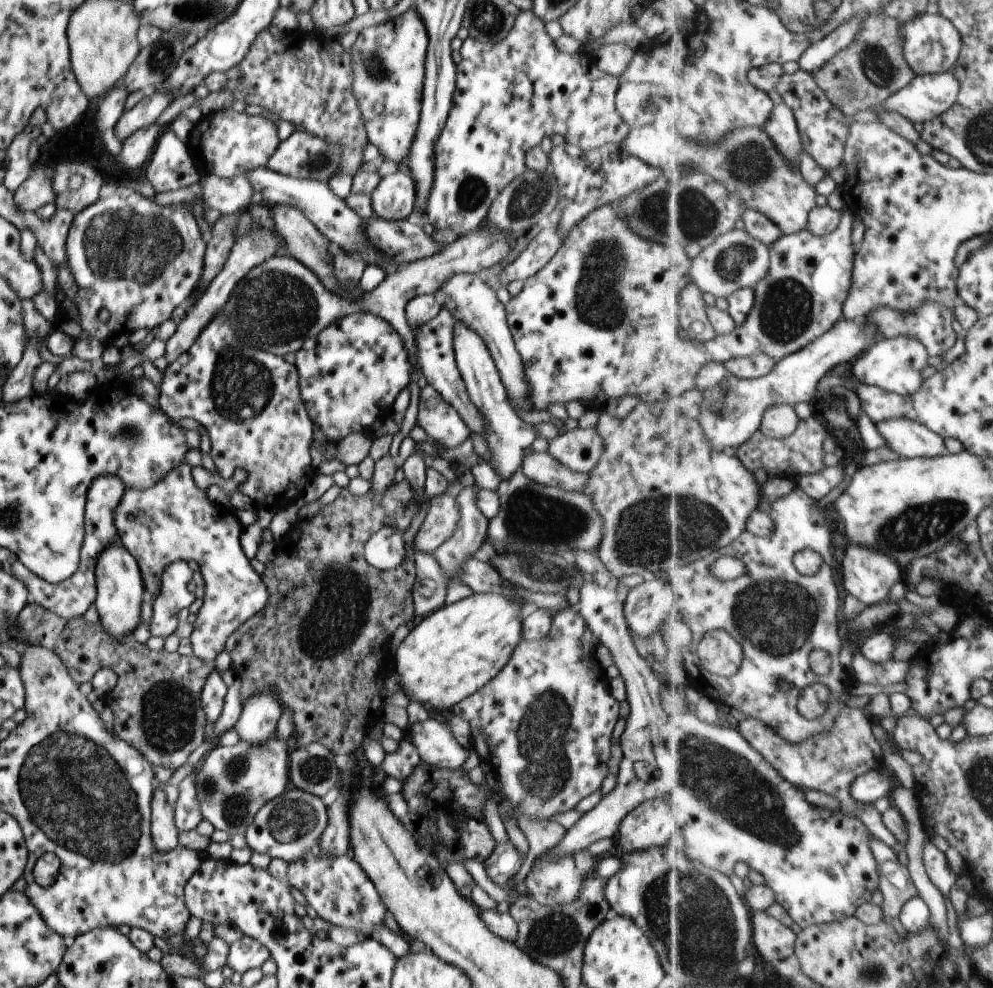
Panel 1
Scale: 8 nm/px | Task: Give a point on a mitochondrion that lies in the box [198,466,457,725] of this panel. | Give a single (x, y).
(339, 613)

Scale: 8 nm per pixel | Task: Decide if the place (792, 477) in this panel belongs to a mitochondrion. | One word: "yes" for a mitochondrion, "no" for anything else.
no

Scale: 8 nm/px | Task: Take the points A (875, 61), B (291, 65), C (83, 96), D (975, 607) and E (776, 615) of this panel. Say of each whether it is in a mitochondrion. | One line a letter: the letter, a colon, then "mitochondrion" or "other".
A: mitochondrion
B: other
C: other
D: other
E: mitochondrion

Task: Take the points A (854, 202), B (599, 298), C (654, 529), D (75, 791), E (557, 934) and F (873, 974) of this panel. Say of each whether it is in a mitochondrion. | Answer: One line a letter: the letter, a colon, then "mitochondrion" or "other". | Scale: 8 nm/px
A: other
B: mitochondrion
C: mitochondrion
D: mitochondrion
E: mitochondrion
F: mitochondrion

